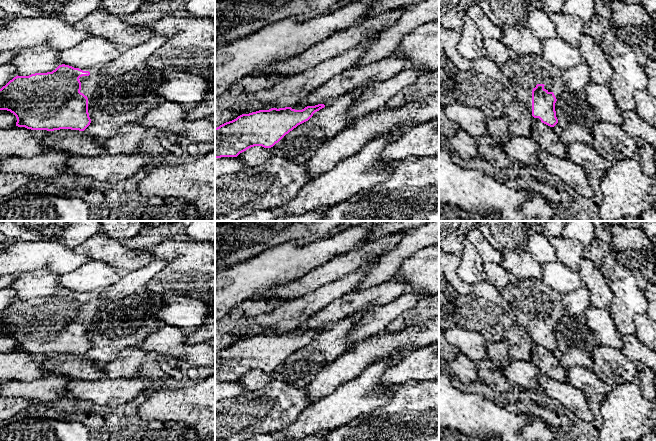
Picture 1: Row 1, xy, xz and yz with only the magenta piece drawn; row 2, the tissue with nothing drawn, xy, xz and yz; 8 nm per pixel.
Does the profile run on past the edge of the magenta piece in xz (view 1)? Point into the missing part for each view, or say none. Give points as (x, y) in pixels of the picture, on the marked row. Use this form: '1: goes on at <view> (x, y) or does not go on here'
1: does not go on here

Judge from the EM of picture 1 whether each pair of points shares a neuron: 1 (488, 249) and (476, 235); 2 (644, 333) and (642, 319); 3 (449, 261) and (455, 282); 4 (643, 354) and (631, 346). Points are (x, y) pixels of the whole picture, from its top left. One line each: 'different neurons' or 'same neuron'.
1: same neuron
2: same neuron
3: same neuron
4: same neuron

